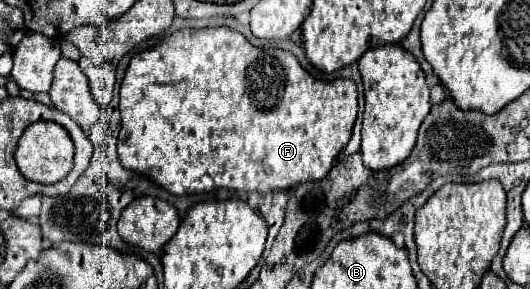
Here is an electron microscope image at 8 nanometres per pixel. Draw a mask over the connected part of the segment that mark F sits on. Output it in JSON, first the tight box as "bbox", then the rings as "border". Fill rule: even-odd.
{"bbox":[118,27,358,195],"border":[[[228,27],[180,29],[180,31],[174,31],[170,37],[166,37],[154,49],[148,49],[132,57],[120,87],[120,113],[122,113],[122,129],[118,135],[118,159],[124,169],[150,177],[150,181],[154,181],[156,185],[160,185],[172,195],[192,195],[192,193],[212,191],[212,189],[230,189],[230,191],[242,191],[242,193],[256,191],[264,195],[268,191],[292,189],[300,183],[320,181],[322,177],[326,177],[326,173],[334,165],[334,159],[348,145],[352,137],[352,127],[358,115],[358,93],[356,93],[354,81],[350,79],[334,79],[330,83],[318,81],[302,69],[302,65],[292,53],[274,49],[274,47],[254,47],[248,43],[248,39],[242,33],[234,29],[228,29]]]}

